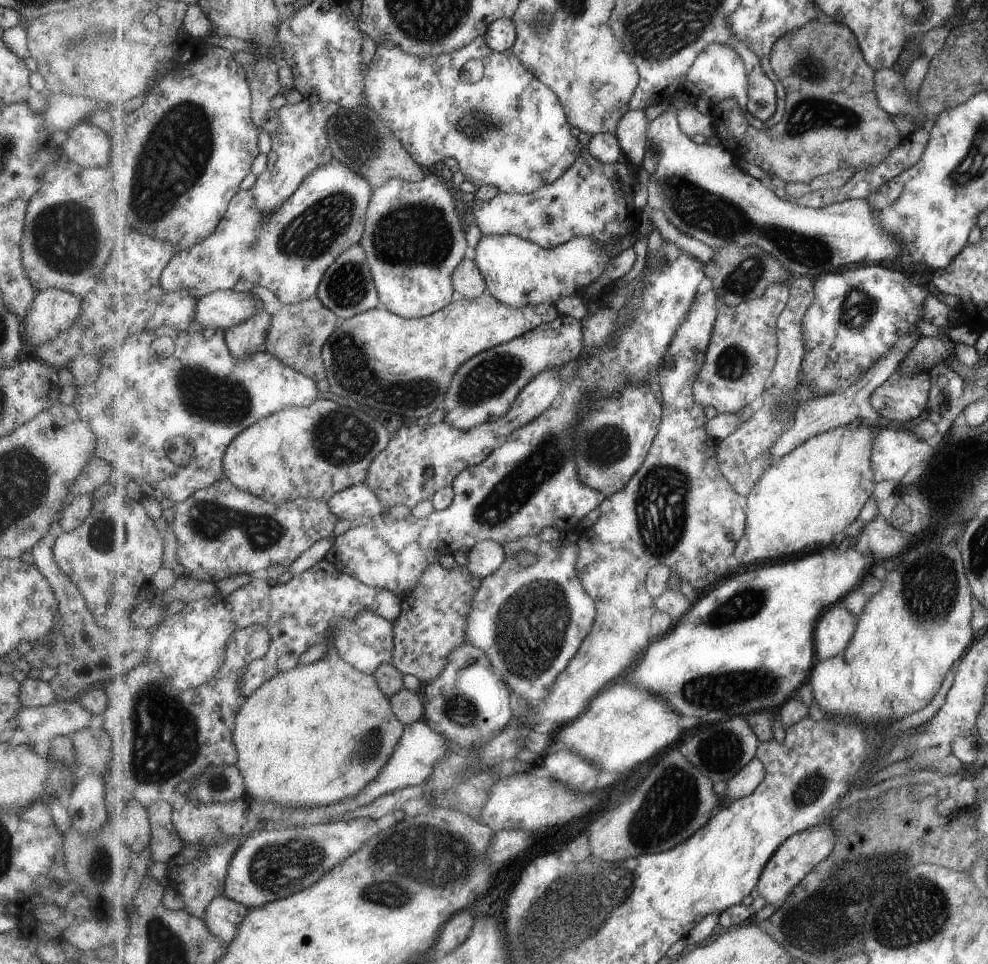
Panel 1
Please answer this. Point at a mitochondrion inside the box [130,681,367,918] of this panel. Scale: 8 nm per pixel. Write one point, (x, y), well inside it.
(281, 865)

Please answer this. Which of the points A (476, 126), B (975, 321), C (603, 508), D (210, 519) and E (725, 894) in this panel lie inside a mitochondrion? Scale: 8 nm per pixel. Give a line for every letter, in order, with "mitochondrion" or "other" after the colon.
A: mitochondrion
B: other
C: other
D: mitochondrion
E: other

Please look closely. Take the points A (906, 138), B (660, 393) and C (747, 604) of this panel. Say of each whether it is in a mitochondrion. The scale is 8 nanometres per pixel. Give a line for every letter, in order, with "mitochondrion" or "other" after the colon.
A: other
B: other
C: mitochondrion

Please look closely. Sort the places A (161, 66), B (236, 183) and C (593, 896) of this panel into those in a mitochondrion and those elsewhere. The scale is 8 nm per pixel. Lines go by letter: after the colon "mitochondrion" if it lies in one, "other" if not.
A: other
B: other
C: mitochondrion

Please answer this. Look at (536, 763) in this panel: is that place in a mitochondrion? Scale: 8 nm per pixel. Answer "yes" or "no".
no

